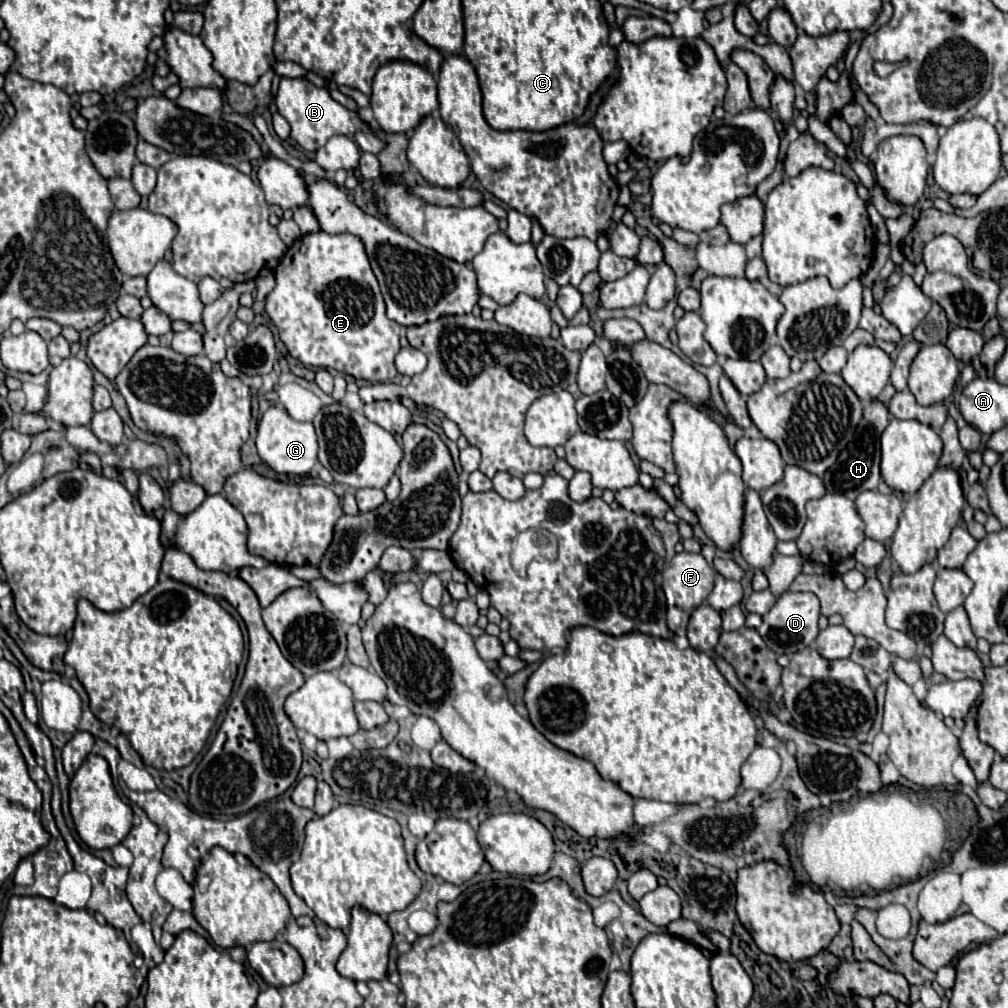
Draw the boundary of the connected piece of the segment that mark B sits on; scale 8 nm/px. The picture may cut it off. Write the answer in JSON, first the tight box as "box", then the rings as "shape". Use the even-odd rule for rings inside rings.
{"box":[274,78,368,152],"shape":[[[282,78],[274,102],[278,106],[278,112],[292,126],[292,132],[290,132],[292,140],[296,140],[296,144],[300,144],[304,150],[310,150],[310,152],[316,152],[318,148],[322,148],[336,134],[346,134],[352,138],[352,132],[358,132],[360,128],[368,128],[356,112],[344,108],[328,94],[326,88],[318,88],[306,78]]]}

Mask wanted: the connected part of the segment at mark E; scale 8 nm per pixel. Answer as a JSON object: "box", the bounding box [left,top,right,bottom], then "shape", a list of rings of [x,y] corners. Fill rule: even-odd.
{"box":[266,232,400,382],"shape":[[[314,232],[300,236],[280,258],[274,268],[276,286],[266,296],[266,314],[276,324],[280,340],[288,348],[290,356],[304,366],[334,368],[342,374],[350,374],[356,380],[390,382],[396,376],[394,356],[400,350],[400,324],[388,320],[386,304],[380,294],[376,276],[370,268],[364,244],[352,234],[330,236],[326,232]]]}

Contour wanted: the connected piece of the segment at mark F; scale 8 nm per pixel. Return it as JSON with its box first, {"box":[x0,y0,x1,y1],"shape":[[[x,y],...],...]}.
{"box":[662,552,714,619],"shape":[[[690,552],[676,554],[670,566],[662,571],[662,577],[666,612],[667,608],[677,606],[689,615],[689,619],[692,610],[708,598],[714,584],[712,566],[702,558],[702,554]]]}

